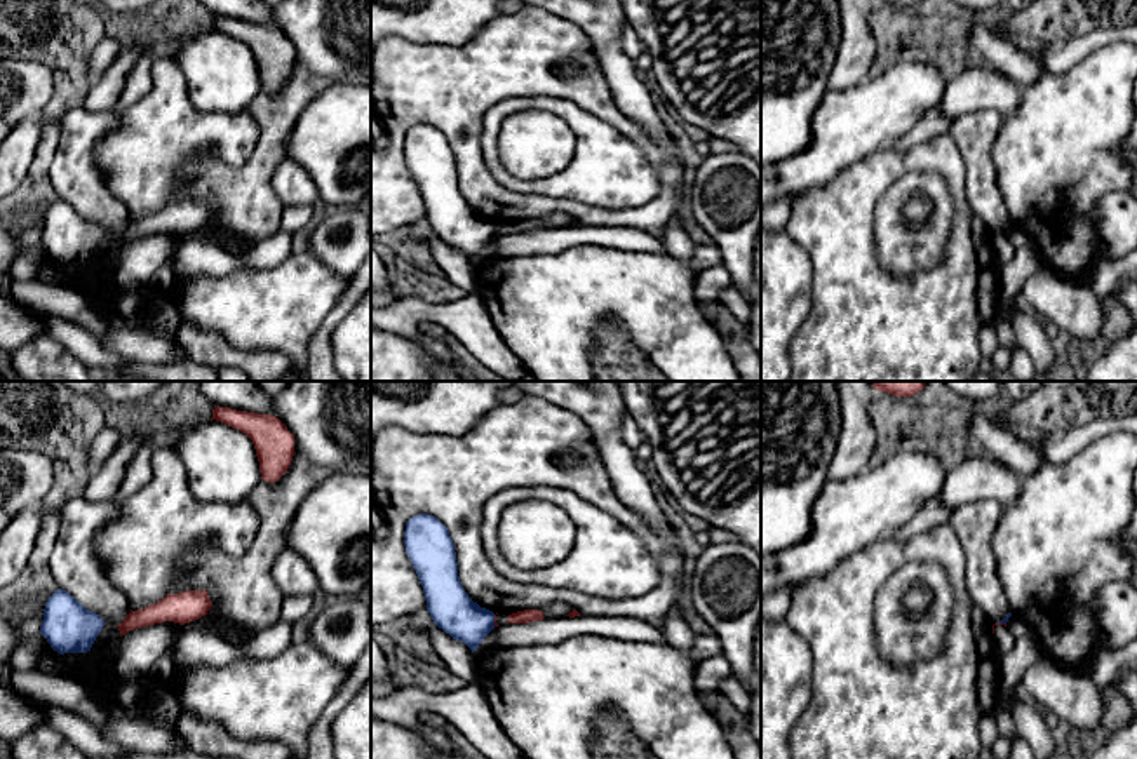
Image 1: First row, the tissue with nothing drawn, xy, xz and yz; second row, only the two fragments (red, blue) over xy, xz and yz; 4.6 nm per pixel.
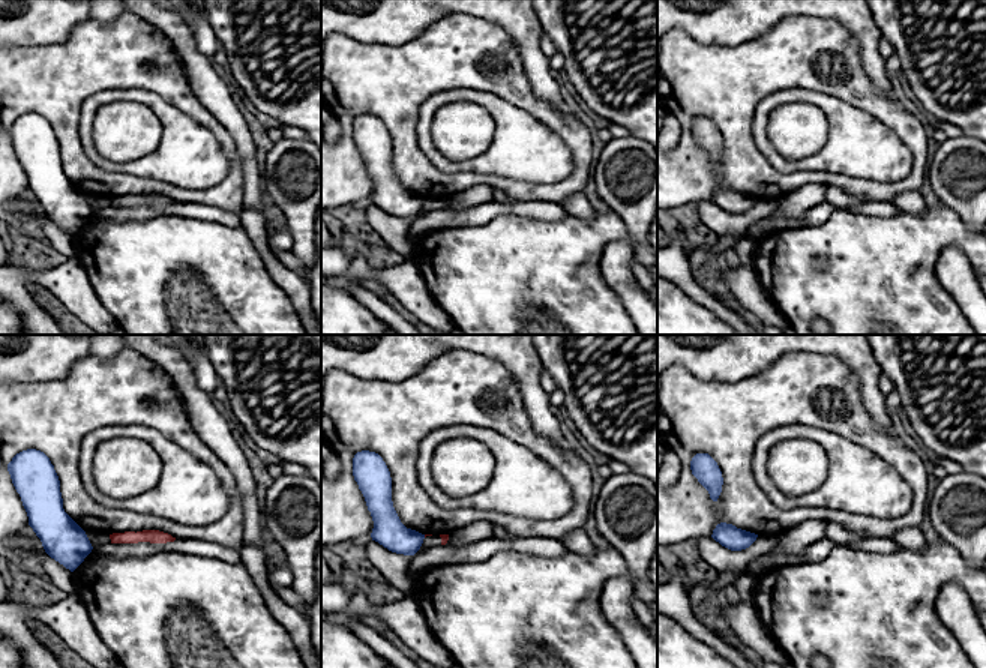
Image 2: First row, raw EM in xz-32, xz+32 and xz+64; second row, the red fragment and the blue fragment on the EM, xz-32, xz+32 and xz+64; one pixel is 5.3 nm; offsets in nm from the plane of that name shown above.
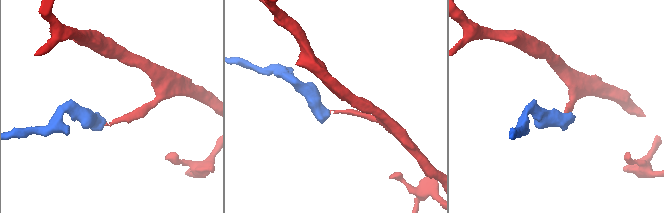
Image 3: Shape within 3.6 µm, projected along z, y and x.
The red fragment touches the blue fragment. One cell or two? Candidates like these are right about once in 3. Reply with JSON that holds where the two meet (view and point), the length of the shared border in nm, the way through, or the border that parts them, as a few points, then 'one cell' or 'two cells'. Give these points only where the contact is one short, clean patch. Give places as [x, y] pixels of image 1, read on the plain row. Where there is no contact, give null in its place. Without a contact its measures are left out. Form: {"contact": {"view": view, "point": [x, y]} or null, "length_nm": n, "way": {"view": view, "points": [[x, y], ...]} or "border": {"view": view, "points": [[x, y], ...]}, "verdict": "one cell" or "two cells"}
{"contact": {"view": "xz", "point": [495, 230]}, "length_nm": 60, "border": {"view": "xz", "points": [[493, 225], [495, 235]]}, "verdict": "two cells"}

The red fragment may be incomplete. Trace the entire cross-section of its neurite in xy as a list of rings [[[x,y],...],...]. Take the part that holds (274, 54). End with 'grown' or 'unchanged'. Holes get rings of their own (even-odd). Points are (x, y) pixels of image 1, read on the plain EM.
[[[214,16],[212,28],[246,44],[256,59],[261,89],[277,92],[294,66],[294,45],[273,24],[258,24]]]; unchanged

